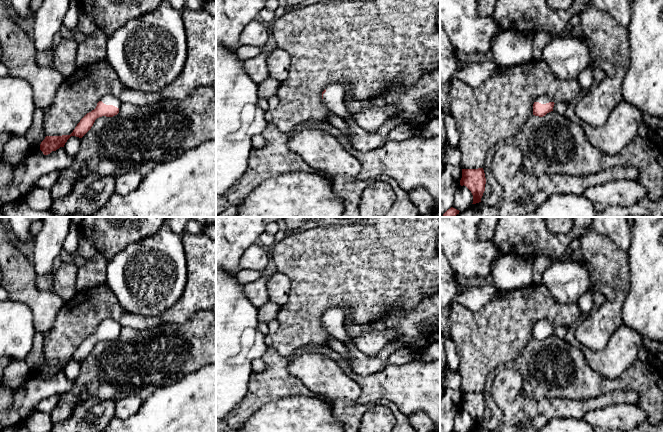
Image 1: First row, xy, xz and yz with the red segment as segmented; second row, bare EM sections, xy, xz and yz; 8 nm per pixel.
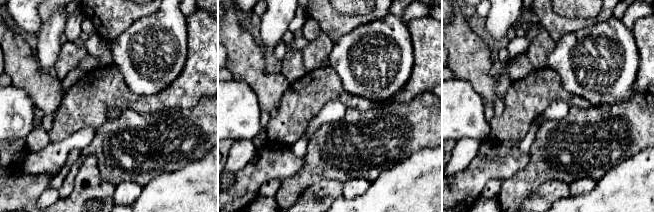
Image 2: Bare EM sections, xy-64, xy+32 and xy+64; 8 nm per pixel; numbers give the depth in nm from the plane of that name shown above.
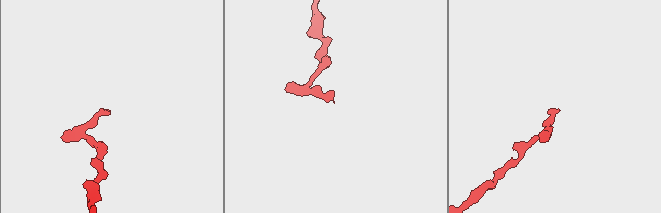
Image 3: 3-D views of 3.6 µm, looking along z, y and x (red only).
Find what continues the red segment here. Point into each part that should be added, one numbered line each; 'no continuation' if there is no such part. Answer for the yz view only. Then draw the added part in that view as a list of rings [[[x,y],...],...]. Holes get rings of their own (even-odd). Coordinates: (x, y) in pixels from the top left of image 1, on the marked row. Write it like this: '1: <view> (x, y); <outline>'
1: yz (542, 99); [[[540,96],[535,100],[535,102],[546,104],[546,103],[553,102],[553,101],[550,98],[548,98],[547,96]]]

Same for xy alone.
1: xy (108, 99); [[[107,94],[101,98],[101,100],[106,105],[113,105],[117,108],[121,107],[122,102],[111,94]]]

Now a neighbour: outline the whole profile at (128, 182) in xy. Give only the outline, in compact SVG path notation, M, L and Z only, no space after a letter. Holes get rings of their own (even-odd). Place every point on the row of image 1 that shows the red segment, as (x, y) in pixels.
M135 172L125 173L116 178L115 192L120 195L126 195L133 192L140 185L143 177Z

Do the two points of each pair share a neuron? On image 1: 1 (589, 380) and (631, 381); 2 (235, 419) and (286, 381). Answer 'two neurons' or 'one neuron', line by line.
1: one neuron
2: one neuron

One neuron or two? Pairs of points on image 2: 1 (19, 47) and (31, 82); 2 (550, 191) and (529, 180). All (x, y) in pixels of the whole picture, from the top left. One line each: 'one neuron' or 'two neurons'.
1: one neuron
2: two neurons

